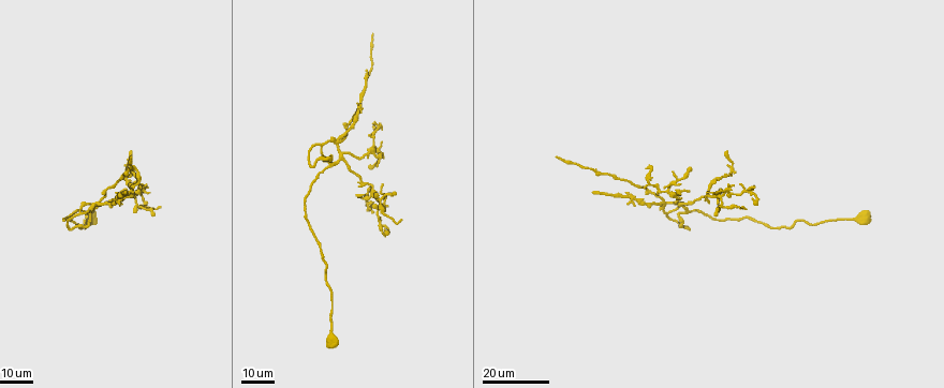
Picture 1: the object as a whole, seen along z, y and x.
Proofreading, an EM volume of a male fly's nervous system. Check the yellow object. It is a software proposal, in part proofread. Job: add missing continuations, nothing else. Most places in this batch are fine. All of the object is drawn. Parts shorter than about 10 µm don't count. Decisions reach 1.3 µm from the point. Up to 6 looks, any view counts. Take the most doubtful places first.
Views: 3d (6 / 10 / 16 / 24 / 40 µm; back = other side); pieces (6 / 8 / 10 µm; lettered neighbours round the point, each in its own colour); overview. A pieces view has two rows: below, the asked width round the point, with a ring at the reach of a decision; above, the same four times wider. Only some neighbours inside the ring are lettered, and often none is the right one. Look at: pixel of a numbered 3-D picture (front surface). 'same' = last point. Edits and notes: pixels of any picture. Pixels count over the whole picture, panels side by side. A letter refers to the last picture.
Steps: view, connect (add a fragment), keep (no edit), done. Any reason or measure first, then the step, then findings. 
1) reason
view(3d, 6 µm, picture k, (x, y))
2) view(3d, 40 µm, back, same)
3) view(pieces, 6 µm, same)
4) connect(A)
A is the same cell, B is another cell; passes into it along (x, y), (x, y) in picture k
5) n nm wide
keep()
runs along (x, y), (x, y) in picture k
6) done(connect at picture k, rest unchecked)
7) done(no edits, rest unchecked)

long arm stops here
view(3d, 24 µm, picture 1, (124, 192))

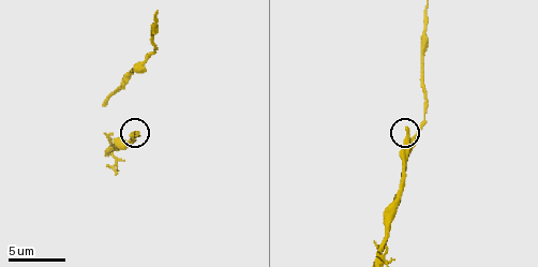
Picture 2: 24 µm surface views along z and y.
view(pieces, 6 µm, picture 2, (405, 131))

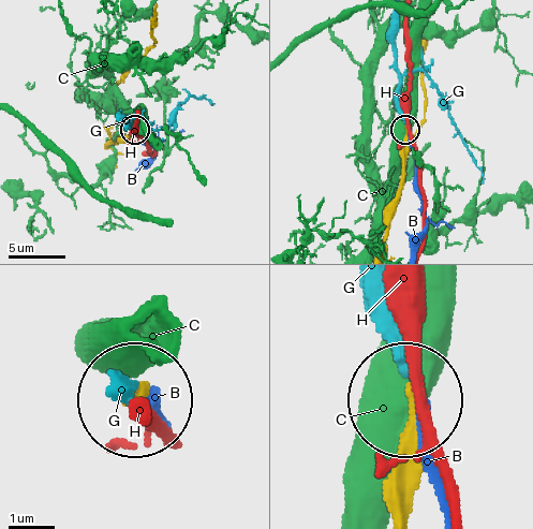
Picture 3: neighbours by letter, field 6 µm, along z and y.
keep()
B, C, G and H are other cells; runs along (403, 508), (406, 396) in picture 3; no lettered fragment goes on from it

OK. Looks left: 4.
tapers out
view(3d, 24 µm, picture 1, (361, 194))

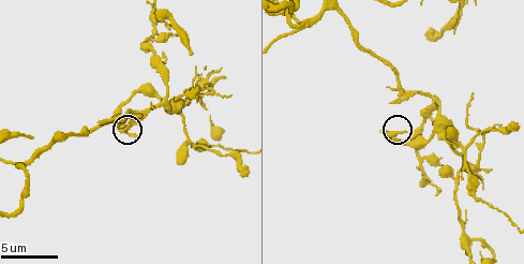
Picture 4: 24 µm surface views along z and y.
view(pieces, 10 µm, picture 4, (406, 129))

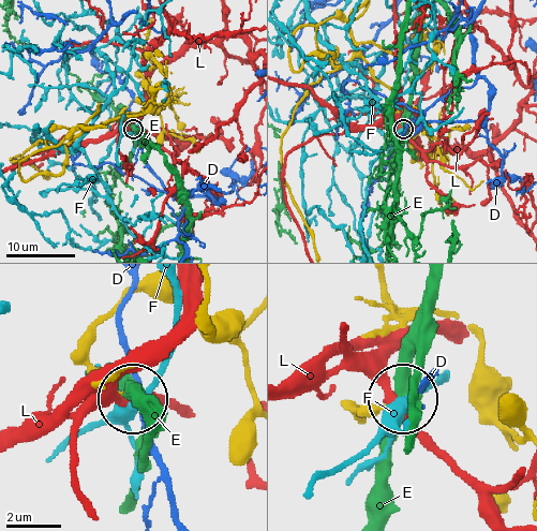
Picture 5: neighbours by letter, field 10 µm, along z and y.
keep()
D, E, F and L are other cells; no lettered fragment goes on from it

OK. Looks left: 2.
free end
view(pieces, 10 µm, picture 4, (224, 77))

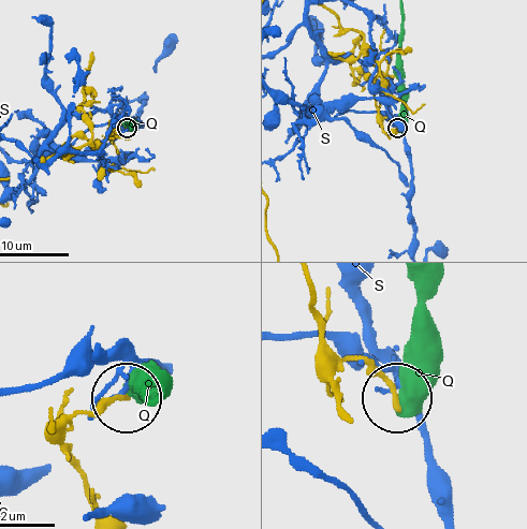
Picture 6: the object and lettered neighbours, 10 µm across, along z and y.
keep()
Q and S are other cells; runs along (50, 435), (76, 415), (122, 399) in picture 6; no lettered fragment goes on from it

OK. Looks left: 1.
done(no edits, rest unchecked)

